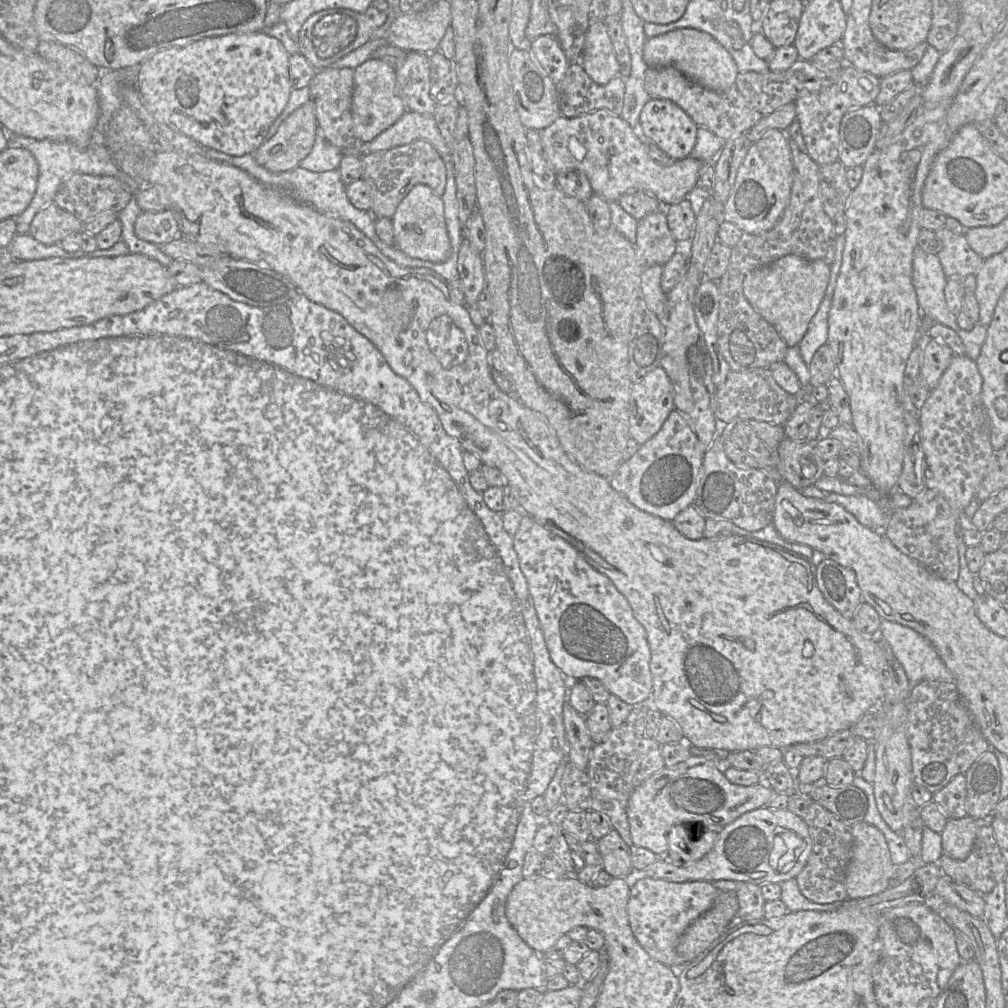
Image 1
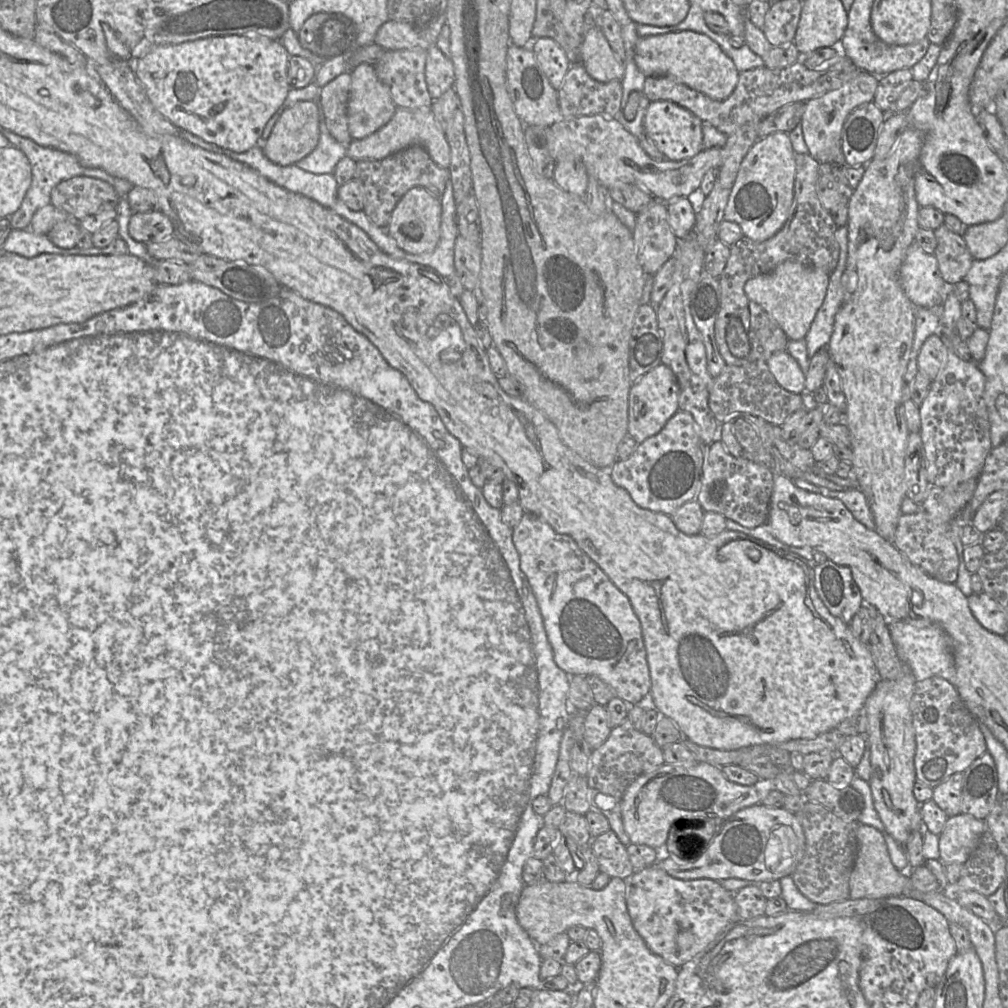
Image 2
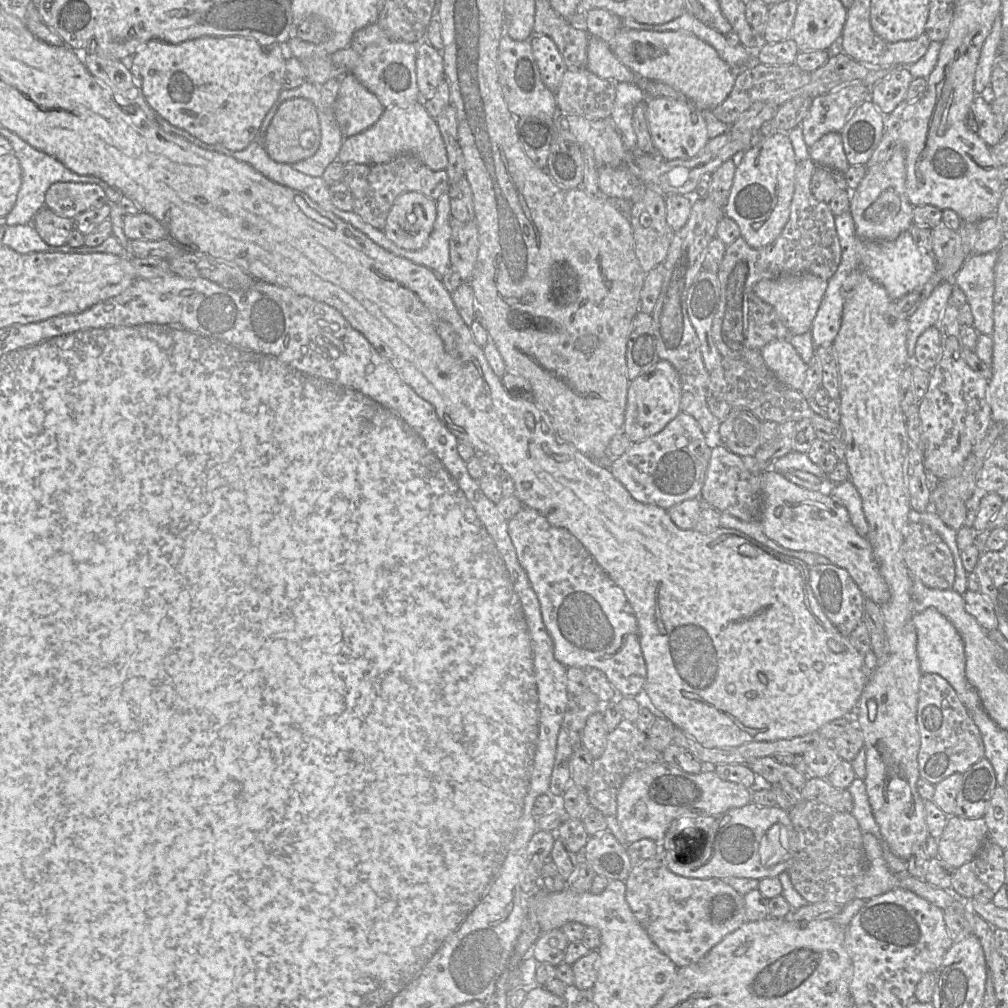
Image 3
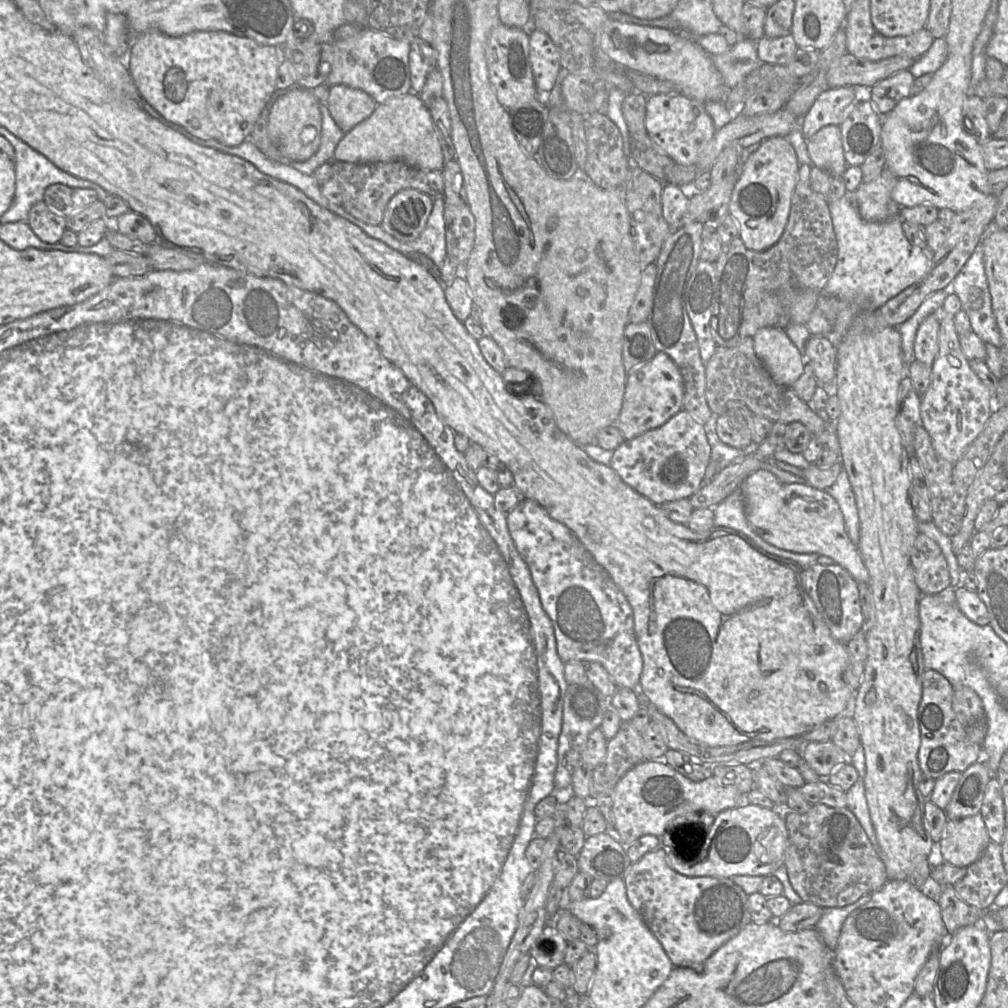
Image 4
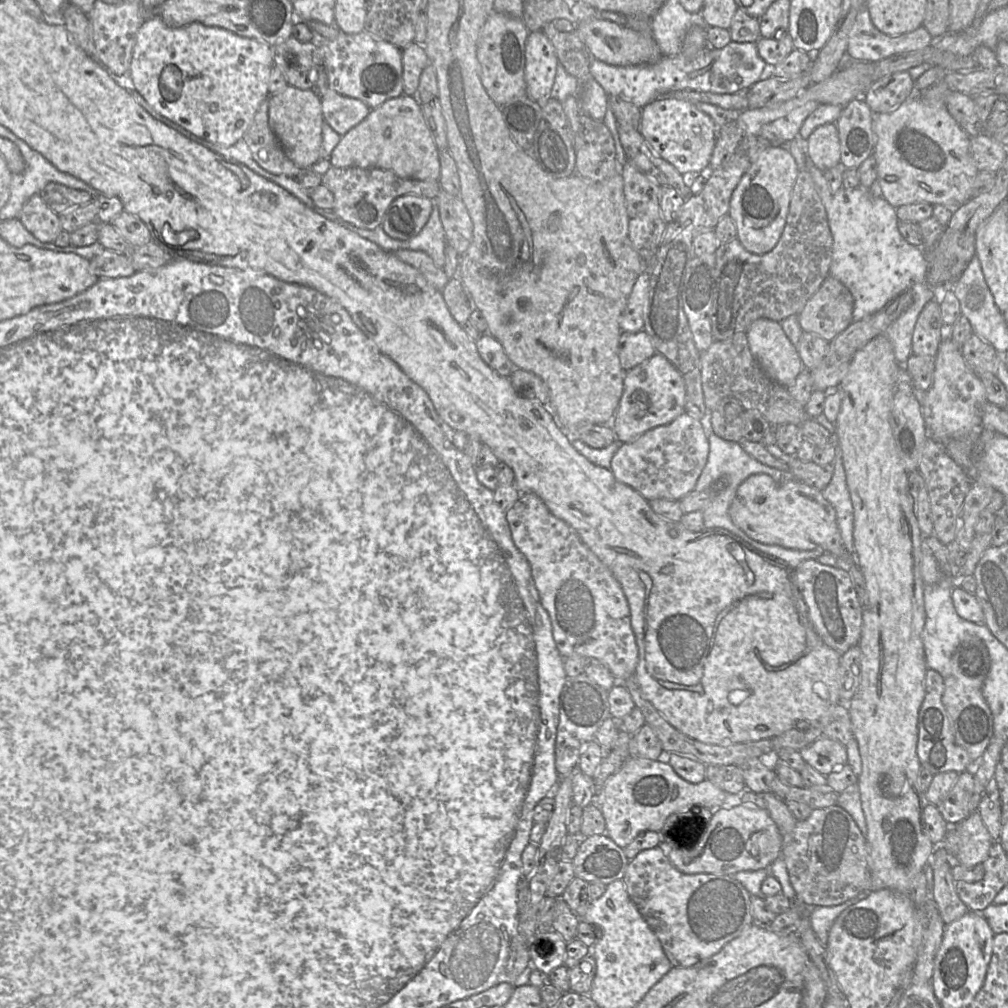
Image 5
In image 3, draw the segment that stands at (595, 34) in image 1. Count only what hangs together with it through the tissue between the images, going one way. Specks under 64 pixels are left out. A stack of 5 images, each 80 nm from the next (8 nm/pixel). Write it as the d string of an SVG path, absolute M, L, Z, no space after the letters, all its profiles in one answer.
M594 36L588 39L586 69L602 79L635 84L644 92L645 83L650 81L621 63L608 44Z

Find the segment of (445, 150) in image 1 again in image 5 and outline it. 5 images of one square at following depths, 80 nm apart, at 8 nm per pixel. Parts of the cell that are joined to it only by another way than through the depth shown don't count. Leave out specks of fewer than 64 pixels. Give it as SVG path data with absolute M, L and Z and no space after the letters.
M401 94L386 100L380 106L370 110L366 118L341 137L333 149L329 161L334 167L382 168L393 171L401 178L417 180L439 180L439 150L426 125L417 95Z

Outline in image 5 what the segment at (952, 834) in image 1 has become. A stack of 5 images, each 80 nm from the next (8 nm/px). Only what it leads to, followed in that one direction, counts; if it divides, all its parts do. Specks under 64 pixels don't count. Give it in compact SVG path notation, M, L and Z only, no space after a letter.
M975 811L958 824L950 826L958 832L961 840L961 848L953 861L964 866L974 866L984 862L995 841L984 825L980 813Z

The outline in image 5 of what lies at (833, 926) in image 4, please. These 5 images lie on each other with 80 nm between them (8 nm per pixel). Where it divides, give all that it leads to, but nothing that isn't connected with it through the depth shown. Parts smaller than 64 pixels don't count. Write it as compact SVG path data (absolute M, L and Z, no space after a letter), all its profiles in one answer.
M862 892L857 896L835 906L808 906L809 920L812 929L820 943L826 948L830 928L836 918L848 907L860 902L868 896L869 892Z

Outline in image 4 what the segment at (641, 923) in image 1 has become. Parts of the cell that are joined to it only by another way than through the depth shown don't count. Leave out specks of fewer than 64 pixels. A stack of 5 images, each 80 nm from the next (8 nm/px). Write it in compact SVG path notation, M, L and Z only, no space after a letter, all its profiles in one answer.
M661 846L632 863L624 877L624 883L628 901L661 943L674 967L692 968L702 972L705 961L752 921L748 895L731 878L682 875L671 868L667 850Z

